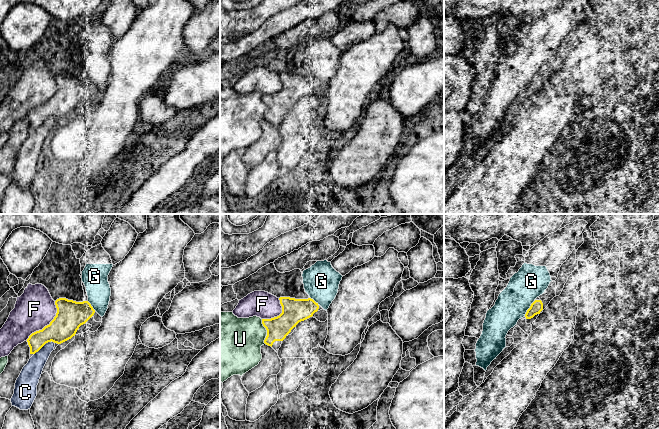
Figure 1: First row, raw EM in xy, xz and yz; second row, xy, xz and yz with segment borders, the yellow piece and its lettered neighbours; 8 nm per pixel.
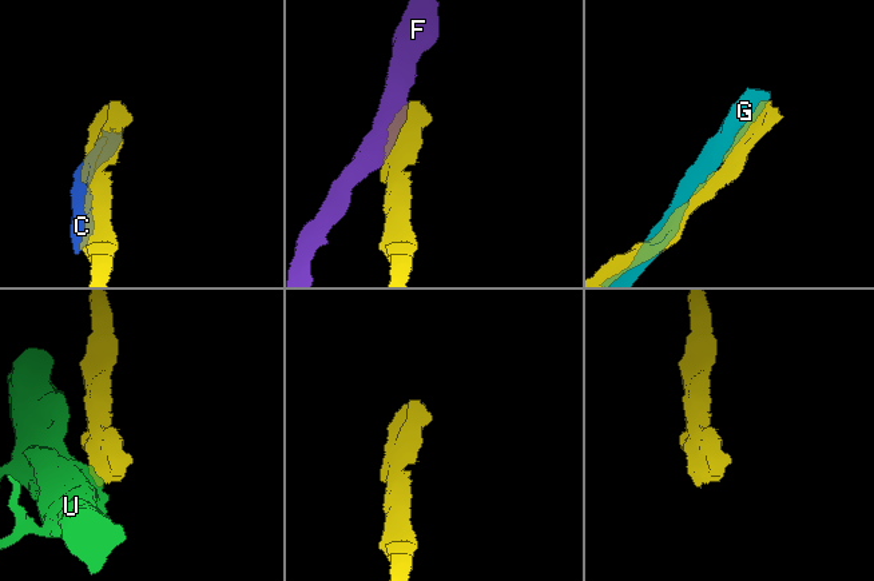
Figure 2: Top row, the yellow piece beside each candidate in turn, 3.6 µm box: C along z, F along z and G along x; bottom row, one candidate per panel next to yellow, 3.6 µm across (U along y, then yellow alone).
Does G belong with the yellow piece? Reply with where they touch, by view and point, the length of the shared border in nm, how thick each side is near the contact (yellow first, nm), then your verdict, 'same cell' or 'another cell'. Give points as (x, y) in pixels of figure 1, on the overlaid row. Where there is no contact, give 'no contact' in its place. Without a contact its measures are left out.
yz (529, 308) | 160 nm | 100/260 nm | another cell

